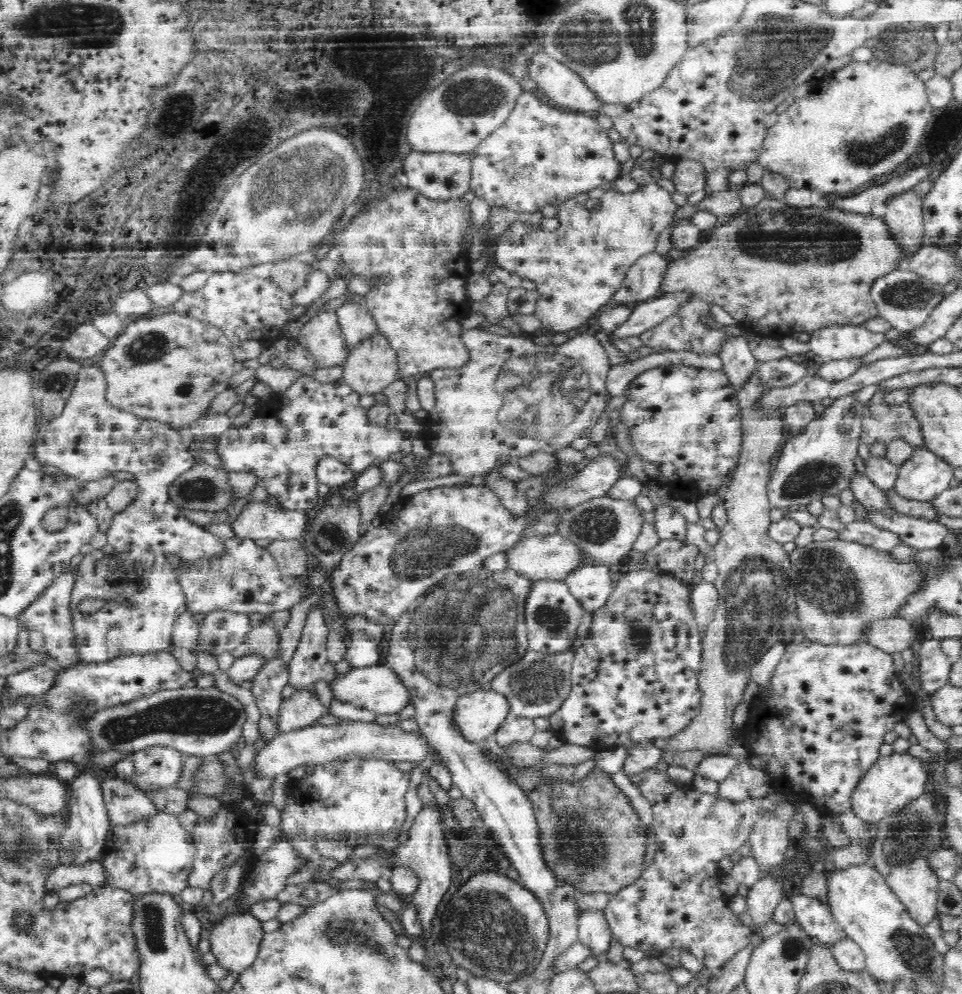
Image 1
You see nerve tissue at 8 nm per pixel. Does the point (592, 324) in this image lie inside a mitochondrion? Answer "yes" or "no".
no

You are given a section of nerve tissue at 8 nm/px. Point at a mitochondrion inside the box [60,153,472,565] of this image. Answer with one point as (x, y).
(146, 348)

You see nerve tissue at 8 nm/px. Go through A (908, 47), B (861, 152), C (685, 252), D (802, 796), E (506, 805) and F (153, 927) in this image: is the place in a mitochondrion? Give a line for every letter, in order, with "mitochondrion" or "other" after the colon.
A: mitochondrion
B: mitochondrion
C: other
D: other
E: other
F: mitochondrion

